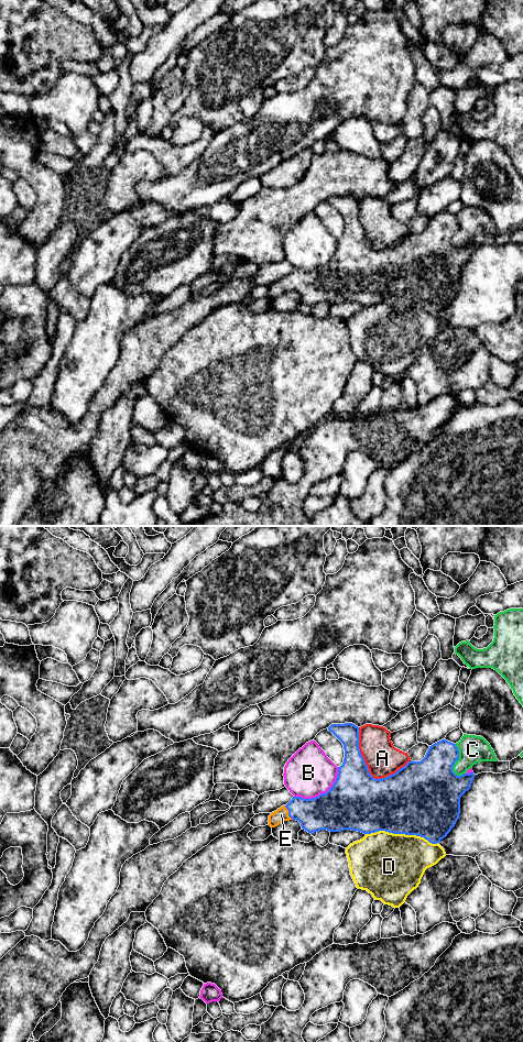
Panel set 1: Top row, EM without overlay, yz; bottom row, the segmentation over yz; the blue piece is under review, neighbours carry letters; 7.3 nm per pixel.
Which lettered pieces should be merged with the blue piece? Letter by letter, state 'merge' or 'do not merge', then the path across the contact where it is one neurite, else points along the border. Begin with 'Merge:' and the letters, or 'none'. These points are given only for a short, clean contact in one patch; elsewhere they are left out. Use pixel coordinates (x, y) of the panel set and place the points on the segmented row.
Merge: E
A: do not merge
B: do not merge
C: do not merge
D: do not merge
E: merge; way yz (323, 812), (289, 813), (281, 814)

